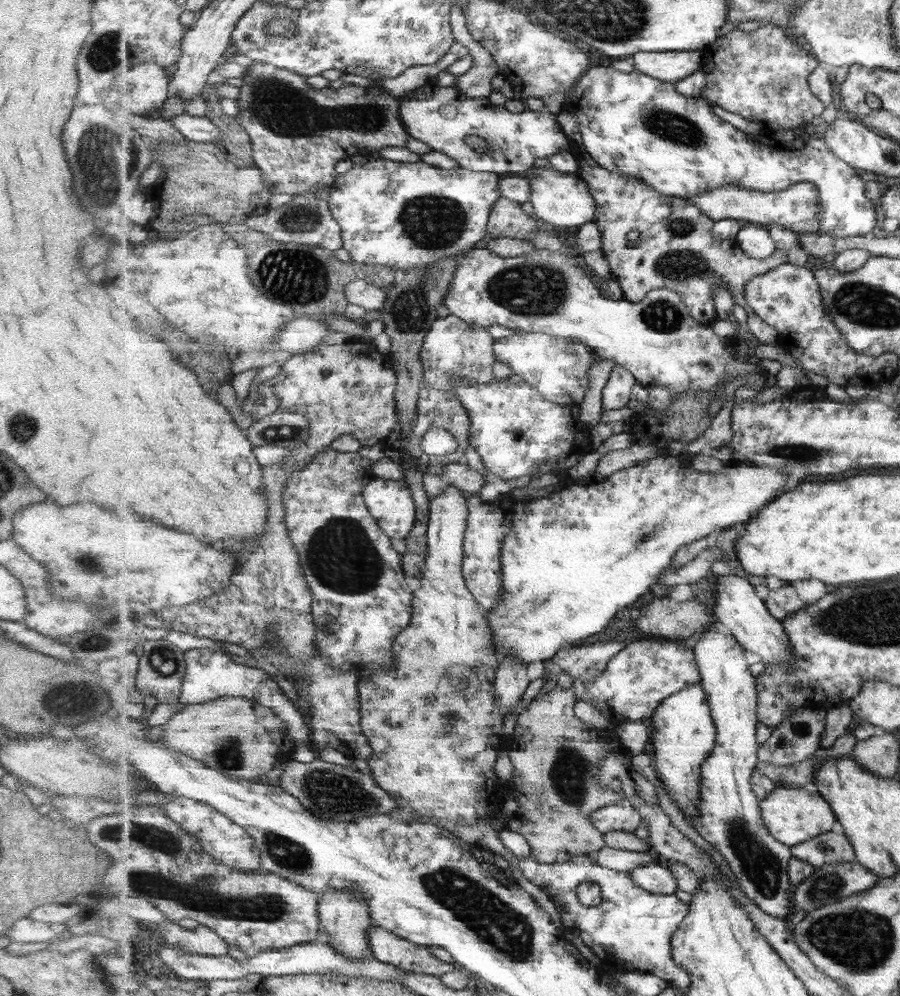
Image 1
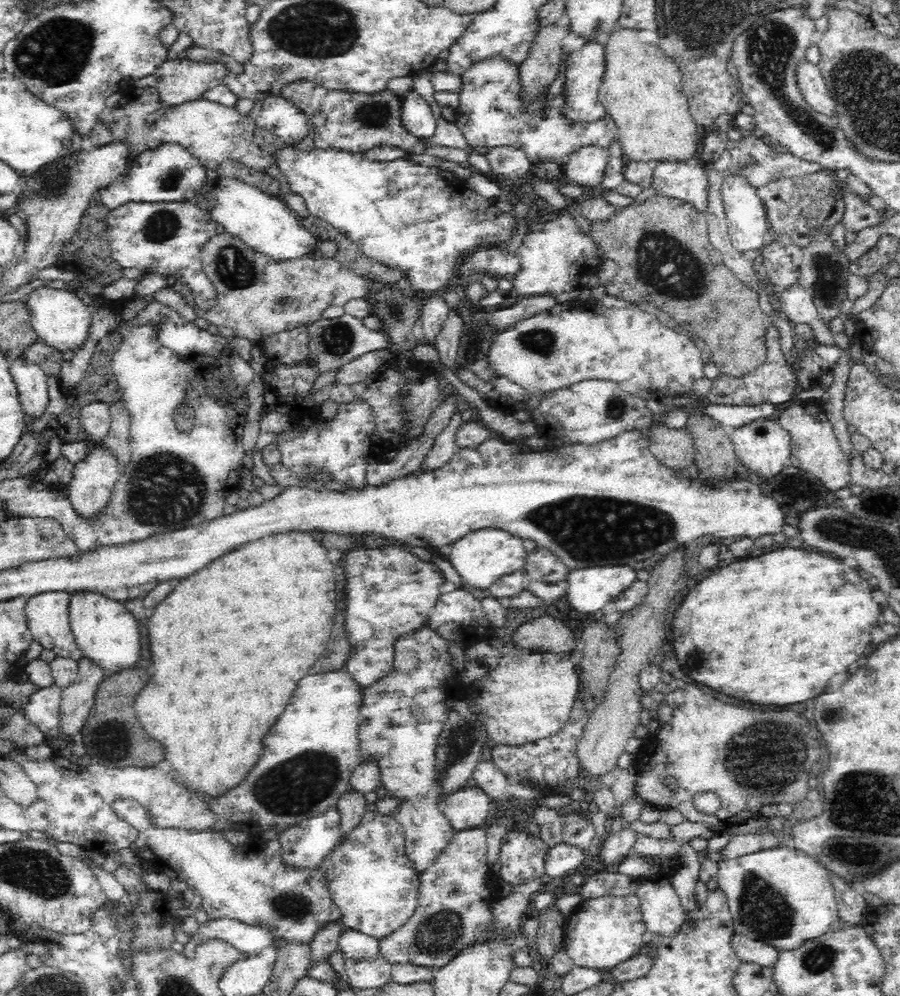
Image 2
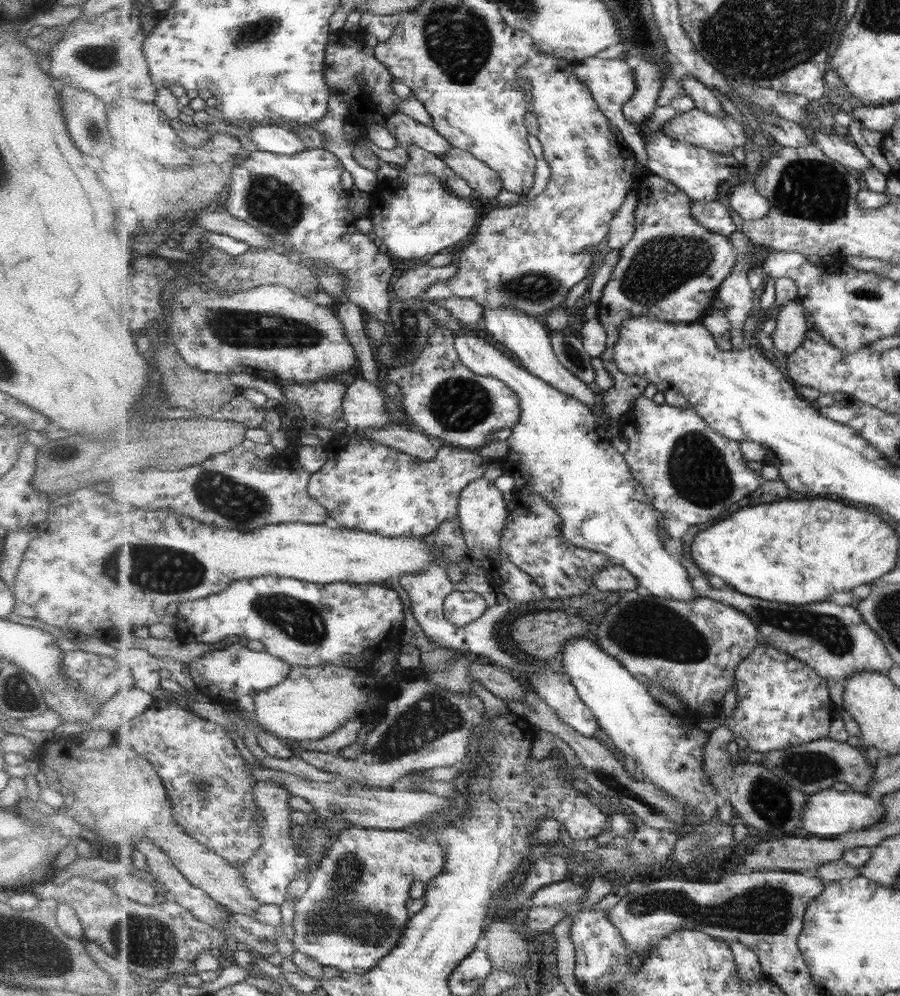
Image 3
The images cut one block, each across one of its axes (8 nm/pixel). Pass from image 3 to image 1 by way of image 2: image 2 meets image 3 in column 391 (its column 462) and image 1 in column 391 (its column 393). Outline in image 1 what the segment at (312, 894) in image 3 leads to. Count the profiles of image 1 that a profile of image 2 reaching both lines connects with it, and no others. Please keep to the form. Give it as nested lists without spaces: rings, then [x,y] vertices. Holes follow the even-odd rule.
[[[374,923],[369,928],[369,943],[376,960],[405,971],[440,977],[459,968],[456,962],[442,962],[429,948],[409,942]]]

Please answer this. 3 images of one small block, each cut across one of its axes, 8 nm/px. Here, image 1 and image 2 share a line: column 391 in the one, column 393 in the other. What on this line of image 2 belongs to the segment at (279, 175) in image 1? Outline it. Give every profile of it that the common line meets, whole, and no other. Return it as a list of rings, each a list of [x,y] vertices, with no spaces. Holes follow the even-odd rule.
[[[296,80],[282,86],[280,96],[297,106],[309,118],[311,135],[316,147],[334,147],[338,150],[366,152],[376,146],[394,146],[409,154],[430,154],[448,162],[467,164],[468,152],[460,148],[450,148],[440,143],[430,143],[406,130],[401,119],[402,95],[388,89],[372,94],[328,90],[311,80]]]

